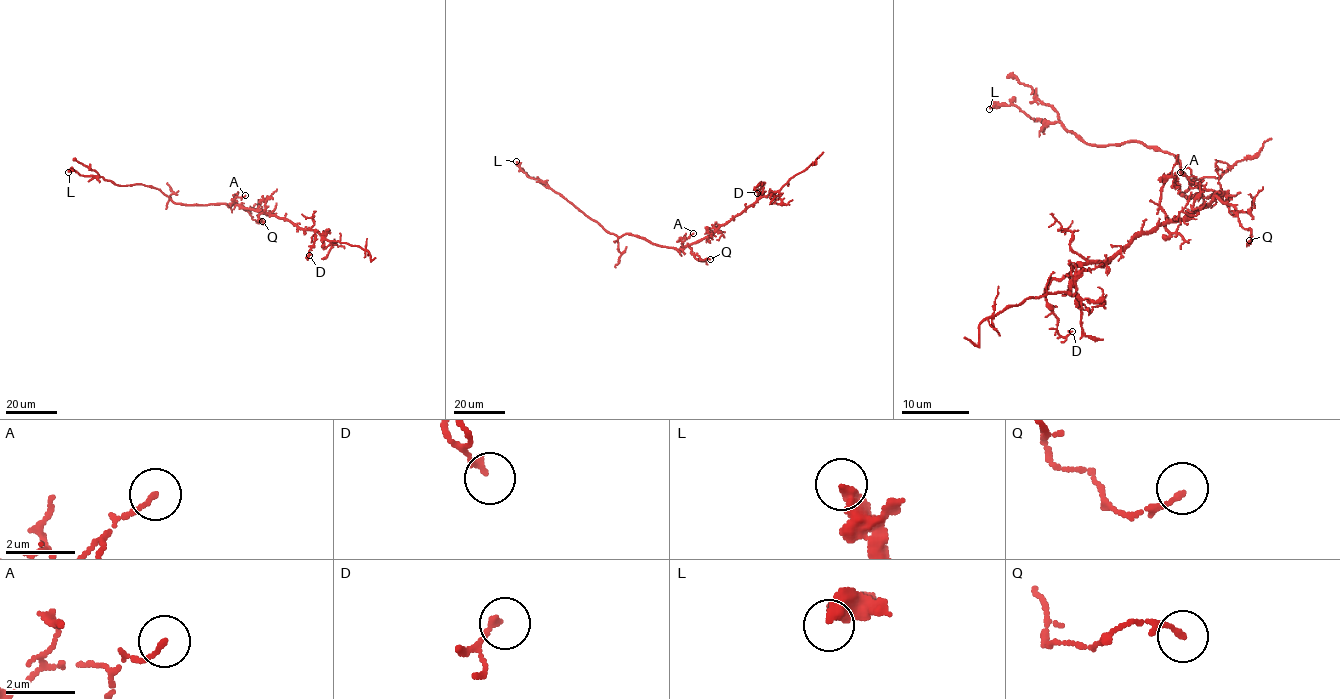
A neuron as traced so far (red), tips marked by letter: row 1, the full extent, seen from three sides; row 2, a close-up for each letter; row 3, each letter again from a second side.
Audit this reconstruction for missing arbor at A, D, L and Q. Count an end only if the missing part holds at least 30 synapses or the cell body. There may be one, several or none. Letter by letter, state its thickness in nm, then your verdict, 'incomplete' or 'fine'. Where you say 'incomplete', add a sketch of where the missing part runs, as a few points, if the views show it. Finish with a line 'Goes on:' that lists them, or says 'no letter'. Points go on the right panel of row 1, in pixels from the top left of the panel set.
A: calibre 110 nm; fine
D: calibre 180 nm; fine
L: calibre 320 nm; fine
Q: calibre 150 nm; fine
Goes on: no letter

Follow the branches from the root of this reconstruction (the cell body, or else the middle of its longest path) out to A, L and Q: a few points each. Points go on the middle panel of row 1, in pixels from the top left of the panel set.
A: (676, 248), (679, 250), (683, 246), (682, 239), (693, 233)
L: (676, 248), (657, 246), (627, 234), (619, 237), (610, 234), (546, 184), (530, 178), (516, 161)
Q: (676, 248), (688, 246), (700, 260), (710, 259)

